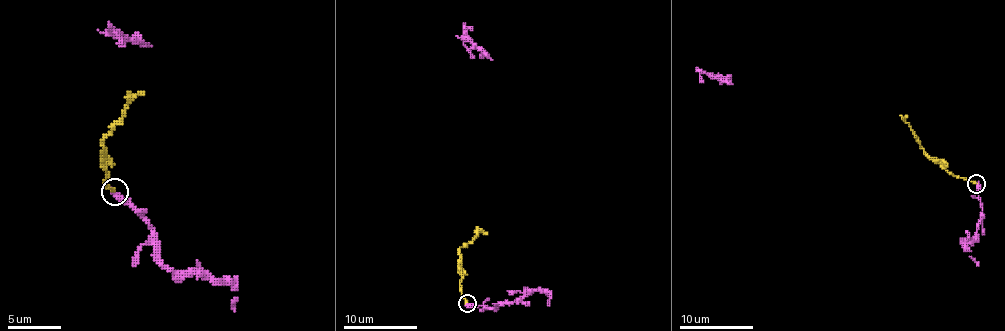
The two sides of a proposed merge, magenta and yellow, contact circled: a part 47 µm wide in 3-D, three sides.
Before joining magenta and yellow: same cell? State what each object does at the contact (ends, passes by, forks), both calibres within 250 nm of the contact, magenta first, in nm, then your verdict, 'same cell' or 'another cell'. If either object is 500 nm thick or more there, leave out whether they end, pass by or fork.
magenta ends; yellow ends; calibres 400 and 140 nm; another cell

